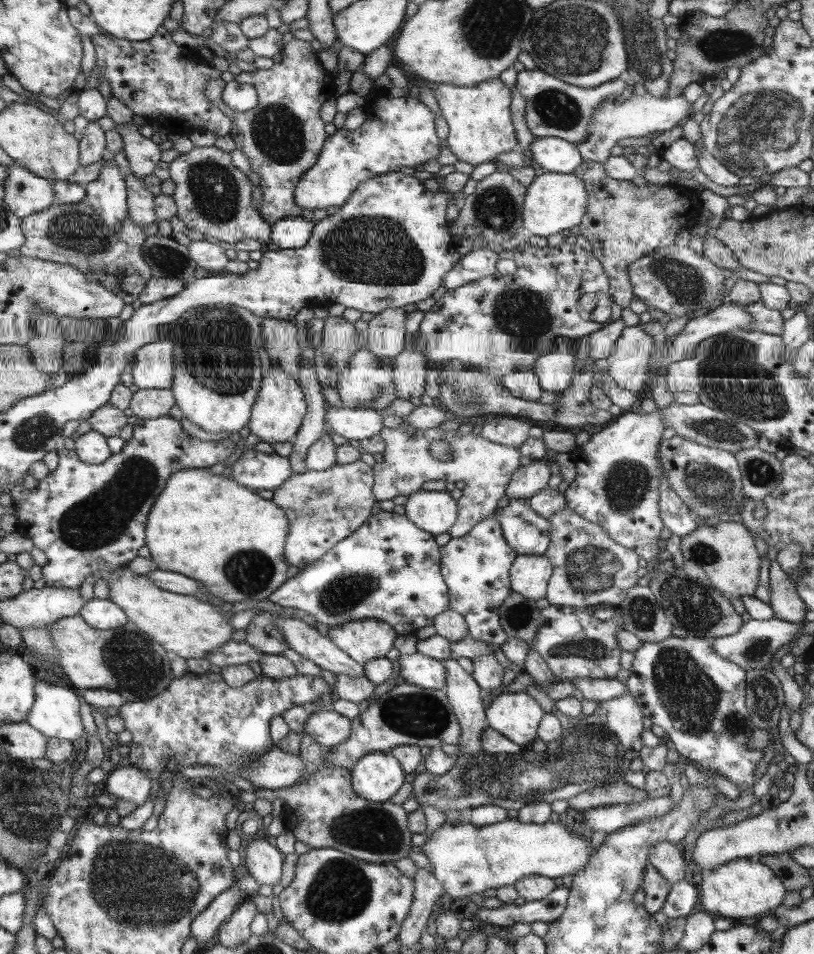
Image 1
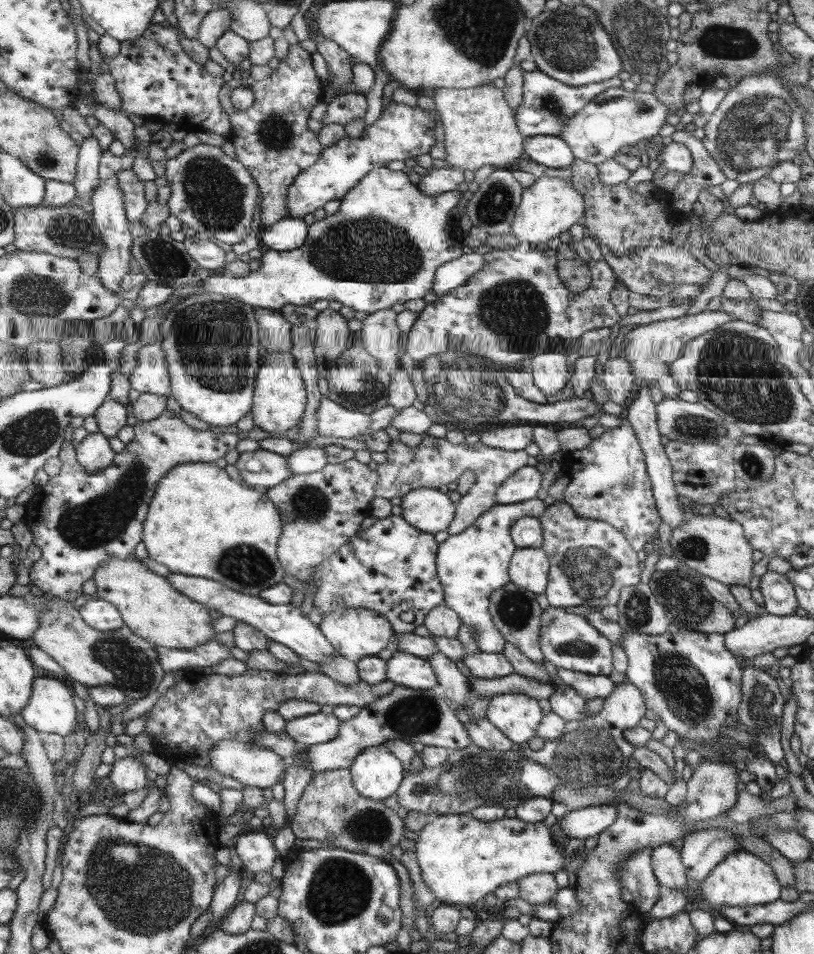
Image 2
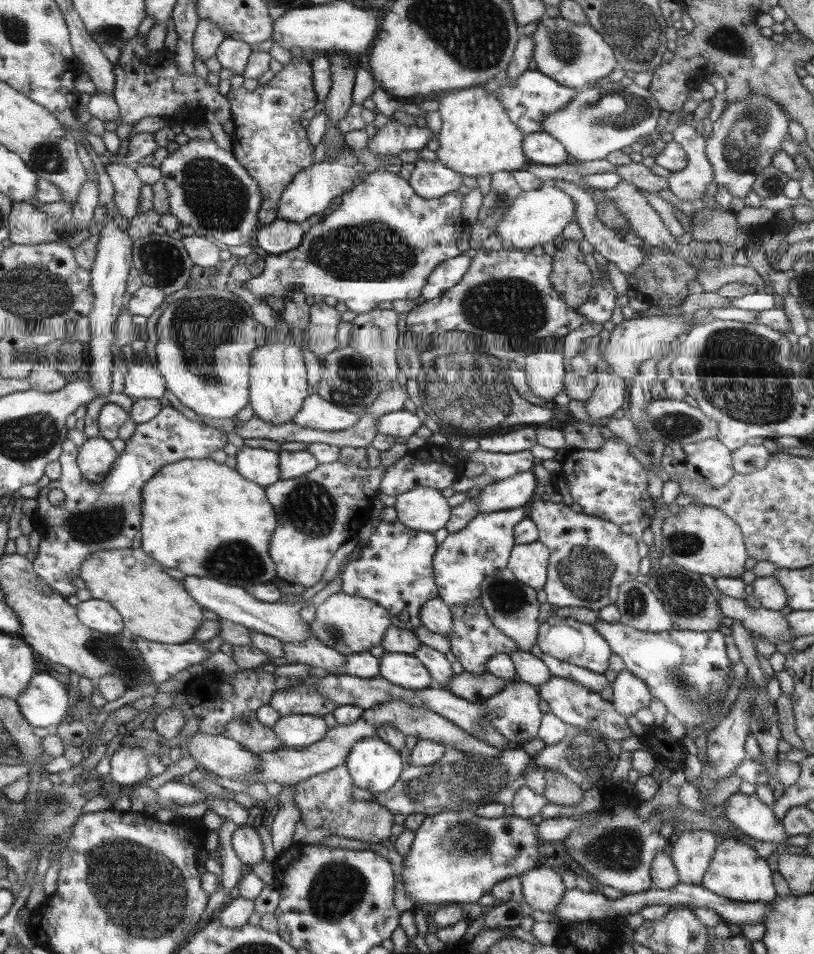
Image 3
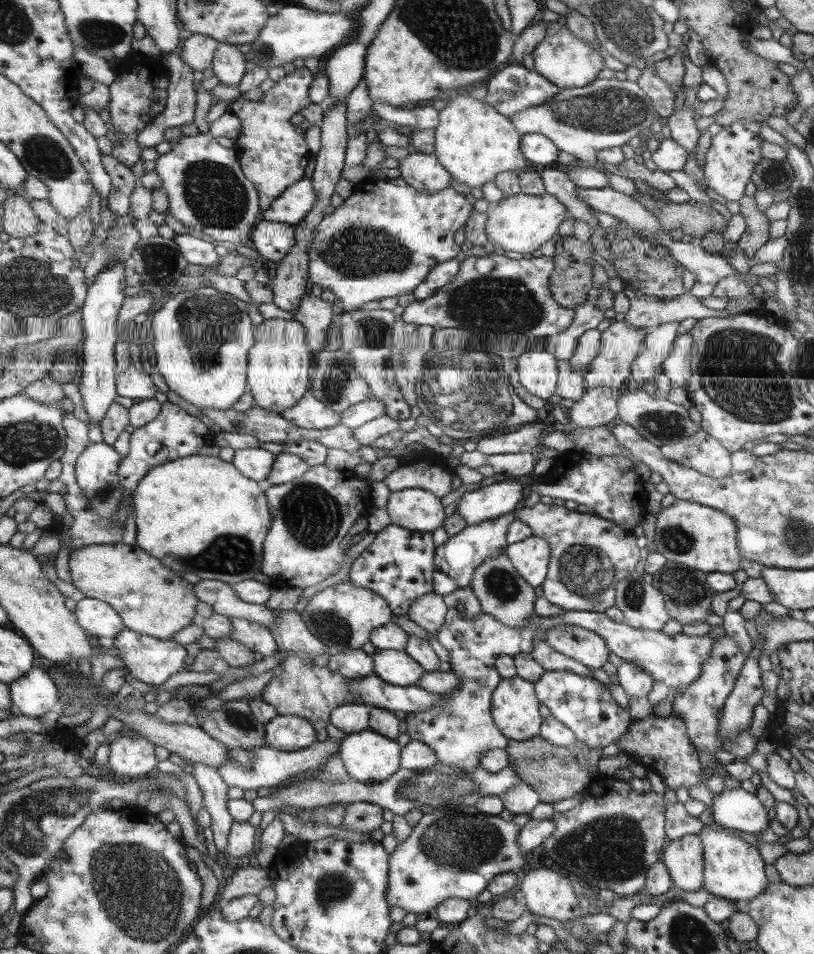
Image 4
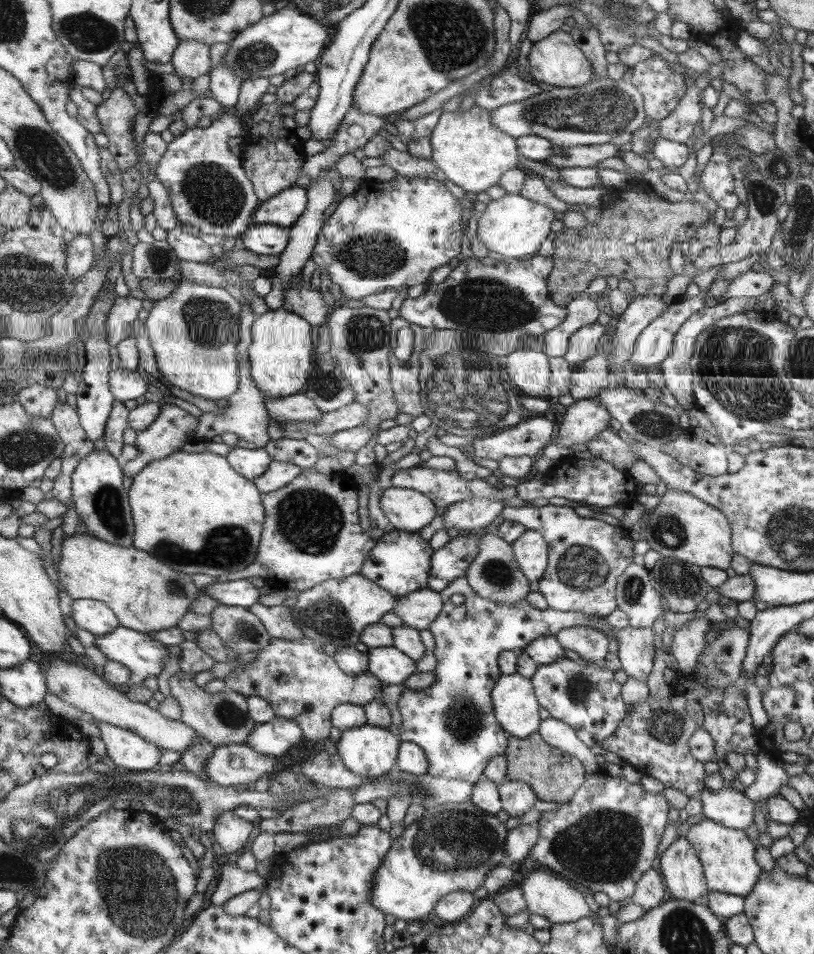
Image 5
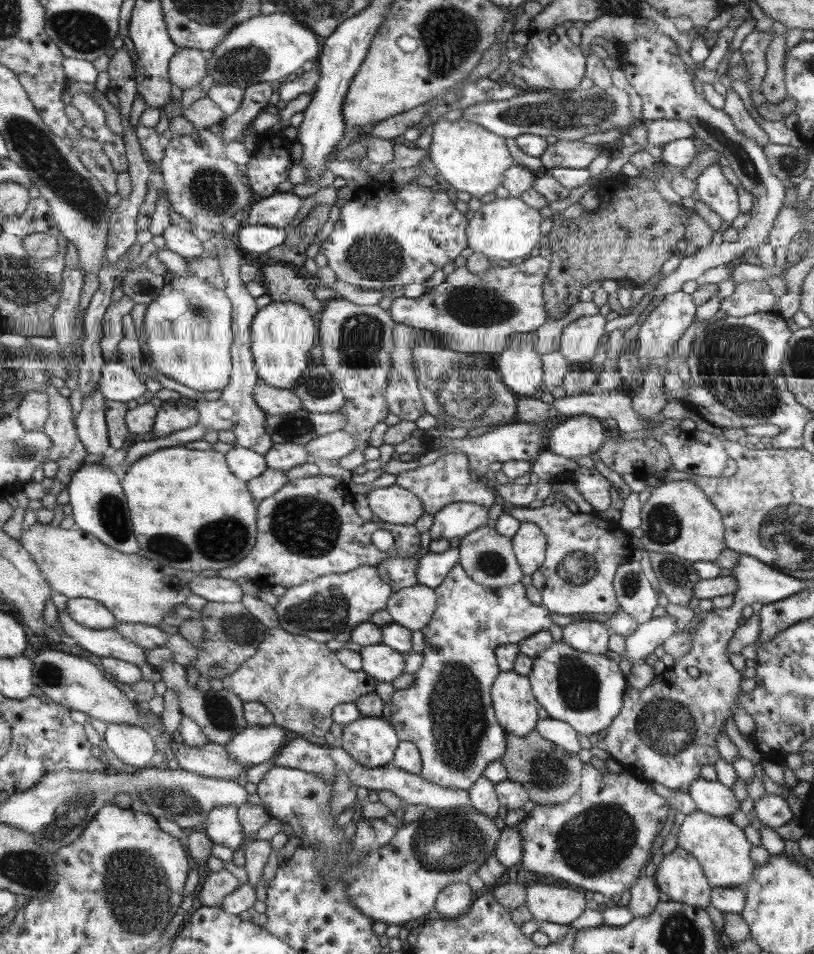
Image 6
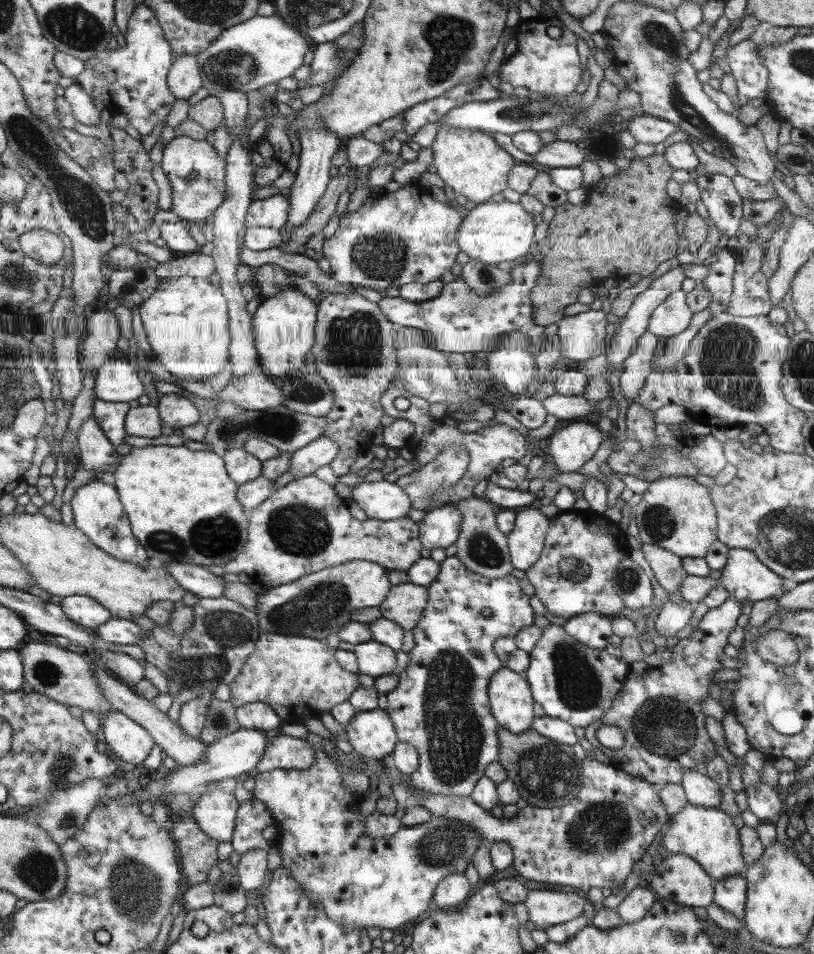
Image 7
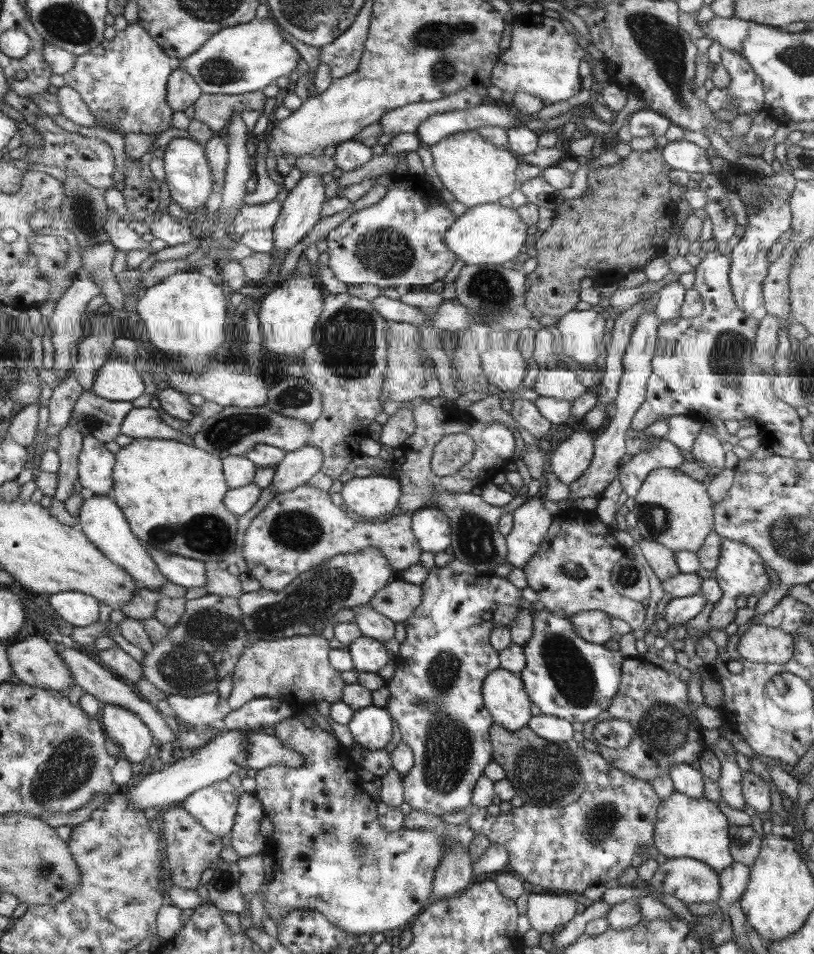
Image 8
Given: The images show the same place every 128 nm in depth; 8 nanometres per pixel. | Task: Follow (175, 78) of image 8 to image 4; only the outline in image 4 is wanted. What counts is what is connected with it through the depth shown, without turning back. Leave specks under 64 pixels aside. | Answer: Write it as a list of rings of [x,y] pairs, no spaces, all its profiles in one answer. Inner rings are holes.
[[[187,34],[180,44],[178,57],[192,72],[201,72],[209,68],[218,43],[204,34]]]

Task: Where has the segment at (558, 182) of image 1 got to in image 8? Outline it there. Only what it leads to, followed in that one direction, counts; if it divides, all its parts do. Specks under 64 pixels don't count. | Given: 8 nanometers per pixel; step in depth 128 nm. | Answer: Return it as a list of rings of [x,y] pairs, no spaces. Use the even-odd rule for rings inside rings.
[[[486,203],[467,209],[449,226],[444,234],[444,245],[461,260],[464,265],[501,265],[511,260],[525,240],[525,223],[513,208],[504,208],[498,203]]]

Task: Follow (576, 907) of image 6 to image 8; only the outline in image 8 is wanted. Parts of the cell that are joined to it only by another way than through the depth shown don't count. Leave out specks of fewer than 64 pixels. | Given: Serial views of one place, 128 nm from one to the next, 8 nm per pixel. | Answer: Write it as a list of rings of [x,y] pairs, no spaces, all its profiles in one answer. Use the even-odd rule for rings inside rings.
[[[531,894],[527,896],[526,911],[531,929],[543,934],[554,934],[556,930],[573,918],[575,900],[565,896],[547,896],[547,894]]]

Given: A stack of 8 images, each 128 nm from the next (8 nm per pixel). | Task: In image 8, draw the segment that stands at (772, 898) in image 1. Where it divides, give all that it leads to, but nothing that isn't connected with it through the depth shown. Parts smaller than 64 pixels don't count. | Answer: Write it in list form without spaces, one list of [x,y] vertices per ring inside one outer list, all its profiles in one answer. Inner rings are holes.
[[[673,791],[669,796],[660,799],[659,808],[656,810],[656,824],[651,844],[655,846],[659,854],[663,854],[667,859],[681,857],[697,859],[717,872],[733,862],[729,856],[729,850],[727,850],[727,844],[729,844],[727,818],[717,810],[717,806],[712,801],[707,802],[707,800],[703,800],[703,797],[689,798],[687,795]]]

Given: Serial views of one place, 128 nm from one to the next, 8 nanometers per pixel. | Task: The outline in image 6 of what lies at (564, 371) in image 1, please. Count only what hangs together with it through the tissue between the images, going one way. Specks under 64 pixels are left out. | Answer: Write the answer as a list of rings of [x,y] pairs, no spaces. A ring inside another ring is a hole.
[[[505,350],[494,357],[494,360],[501,382],[504,382],[506,388],[515,396],[520,394],[521,397],[529,397],[537,388],[543,388],[542,359],[535,352],[531,352],[531,350]]]

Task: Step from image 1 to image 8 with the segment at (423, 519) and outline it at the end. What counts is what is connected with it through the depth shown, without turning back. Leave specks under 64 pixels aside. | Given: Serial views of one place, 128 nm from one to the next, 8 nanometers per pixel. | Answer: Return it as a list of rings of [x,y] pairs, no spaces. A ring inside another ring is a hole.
[[[358,474],[342,484],[342,503],[358,518],[389,514],[400,498],[400,483],[383,475]]]

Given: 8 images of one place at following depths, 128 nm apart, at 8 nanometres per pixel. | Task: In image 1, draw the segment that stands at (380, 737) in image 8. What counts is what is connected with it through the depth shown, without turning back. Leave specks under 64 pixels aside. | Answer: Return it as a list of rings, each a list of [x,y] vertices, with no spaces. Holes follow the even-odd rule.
[[[389,751],[367,754],[349,771],[353,792],[369,802],[385,802],[408,779],[401,768]]]

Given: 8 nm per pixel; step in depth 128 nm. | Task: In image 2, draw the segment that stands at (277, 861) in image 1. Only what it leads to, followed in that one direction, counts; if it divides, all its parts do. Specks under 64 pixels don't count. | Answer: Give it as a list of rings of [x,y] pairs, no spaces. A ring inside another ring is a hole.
[[[261,829],[242,830],[232,840],[231,846],[234,847],[241,864],[254,874],[269,871],[277,856],[271,840]]]

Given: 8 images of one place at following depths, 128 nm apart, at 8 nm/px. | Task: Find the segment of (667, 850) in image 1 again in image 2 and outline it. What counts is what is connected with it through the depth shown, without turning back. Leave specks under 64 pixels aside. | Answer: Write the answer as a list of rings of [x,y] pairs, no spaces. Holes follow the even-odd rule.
[[[663,843],[656,846],[652,849],[651,863],[660,887],[680,889],[688,884],[677,845]]]

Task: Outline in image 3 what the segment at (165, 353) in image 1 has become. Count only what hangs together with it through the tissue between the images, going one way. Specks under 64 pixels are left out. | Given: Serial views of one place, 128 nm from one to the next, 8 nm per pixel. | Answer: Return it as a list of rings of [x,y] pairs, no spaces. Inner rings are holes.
[[[147,355],[146,359],[147,361],[143,361],[141,363],[138,363],[137,360],[135,360],[135,365],[129,366],[129,368],[127,368],[125,373],[125,386],[124,386],[125,396],[129,396],[136,399],[141,399],[141,398],[158,399],[161,398],[161,396],[163,396],[163,392],[165,392],[164,379],[161,378],[161,375],[157,369],[153,369],[153,366],[149,362]]]

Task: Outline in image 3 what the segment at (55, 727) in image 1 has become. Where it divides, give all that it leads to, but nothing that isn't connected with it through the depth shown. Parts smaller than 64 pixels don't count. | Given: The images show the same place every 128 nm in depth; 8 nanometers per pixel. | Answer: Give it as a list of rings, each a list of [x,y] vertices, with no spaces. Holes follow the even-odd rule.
[[[36,673],[28,690],[17,701],[24,717],[35,727],[56,727],[69,712],[70,694],[51,674]]]

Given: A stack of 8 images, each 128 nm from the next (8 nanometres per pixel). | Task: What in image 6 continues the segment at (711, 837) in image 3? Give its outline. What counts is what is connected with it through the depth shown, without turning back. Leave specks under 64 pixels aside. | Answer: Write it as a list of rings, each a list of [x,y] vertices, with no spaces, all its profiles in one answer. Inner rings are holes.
[[[675,847],[669,854],[663,856],[660,863],[656,865],[654,877],[654,882],[660,892],[665,894],[669,901],[684,903],[687,906],[698,906],[699,908],[709,907],[712,887],[708,885],[703,867],[687,850]]]

